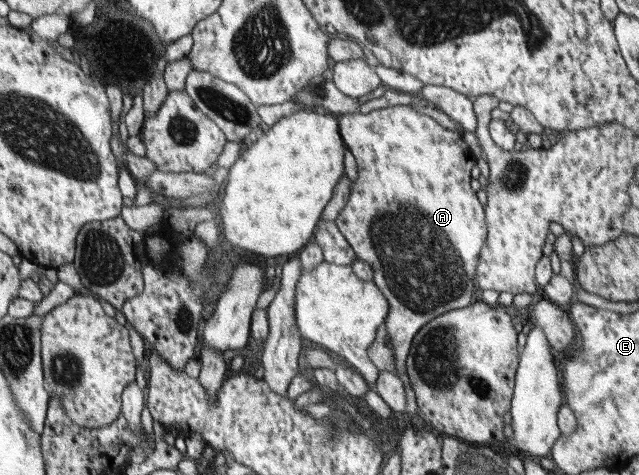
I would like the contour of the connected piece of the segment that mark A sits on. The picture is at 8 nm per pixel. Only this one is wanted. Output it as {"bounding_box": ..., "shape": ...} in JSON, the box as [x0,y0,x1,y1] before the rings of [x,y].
{"bounding_box":[335,105,488,415],"shape":[[[410,105],[338,116],[338,128],[345,147],[356,159],[358,179],[335,223],[357,258],[370,263],[374,271],[372,281],[388,300],[385,325],[394,351],[397,368],[394,374],[404,384],[407,396],[404,412],[411,415],[419,406],[407,376],[406,359],[415,334],[437,316],[466,308],[475,301],[475,274],[488,235],[483,197],[470,185],[471,170],[477,164],[477,158],[460,133],[447,130],[434,118],[416,112]]]}

